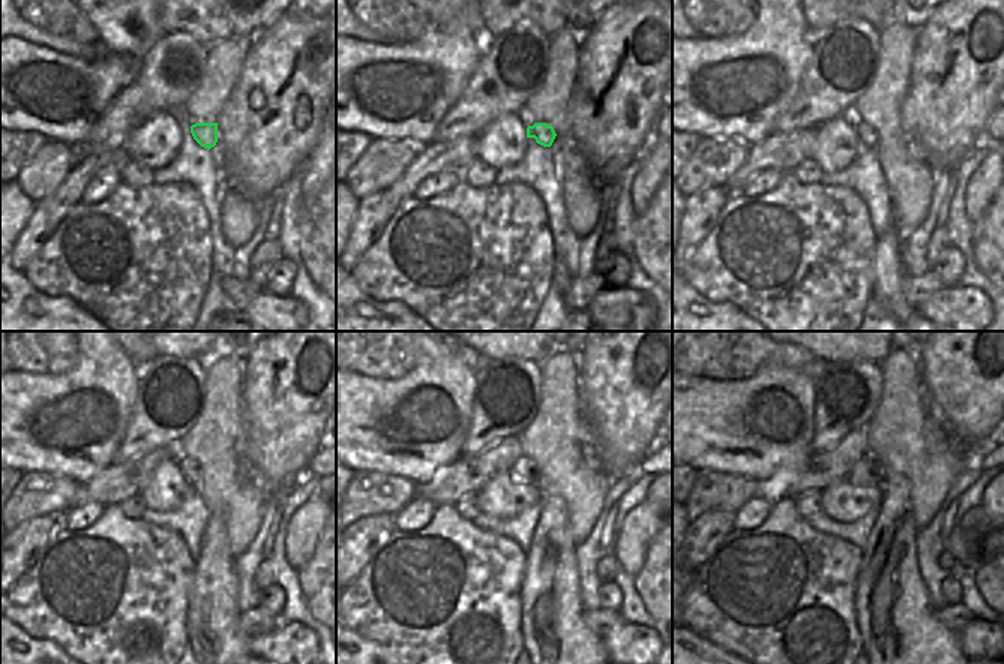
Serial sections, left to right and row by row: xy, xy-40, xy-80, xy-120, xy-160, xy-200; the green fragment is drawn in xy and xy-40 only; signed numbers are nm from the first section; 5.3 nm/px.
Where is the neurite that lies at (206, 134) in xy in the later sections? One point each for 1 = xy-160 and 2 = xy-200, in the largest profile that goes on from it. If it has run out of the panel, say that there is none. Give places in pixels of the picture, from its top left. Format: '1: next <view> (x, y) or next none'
1: next xy-160 (526, 469)
2: next xy-200 (866, 471)

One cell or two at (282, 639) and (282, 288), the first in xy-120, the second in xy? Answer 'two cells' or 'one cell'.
two cells

